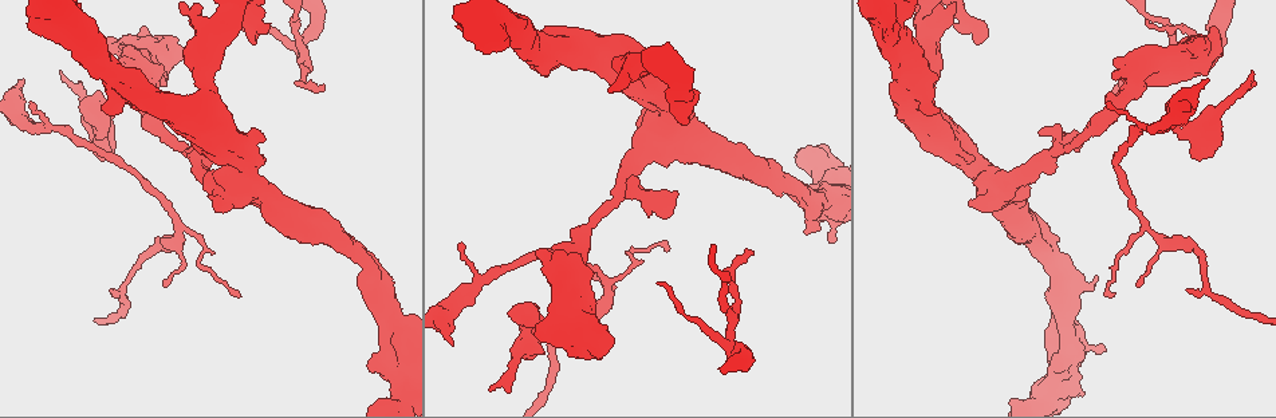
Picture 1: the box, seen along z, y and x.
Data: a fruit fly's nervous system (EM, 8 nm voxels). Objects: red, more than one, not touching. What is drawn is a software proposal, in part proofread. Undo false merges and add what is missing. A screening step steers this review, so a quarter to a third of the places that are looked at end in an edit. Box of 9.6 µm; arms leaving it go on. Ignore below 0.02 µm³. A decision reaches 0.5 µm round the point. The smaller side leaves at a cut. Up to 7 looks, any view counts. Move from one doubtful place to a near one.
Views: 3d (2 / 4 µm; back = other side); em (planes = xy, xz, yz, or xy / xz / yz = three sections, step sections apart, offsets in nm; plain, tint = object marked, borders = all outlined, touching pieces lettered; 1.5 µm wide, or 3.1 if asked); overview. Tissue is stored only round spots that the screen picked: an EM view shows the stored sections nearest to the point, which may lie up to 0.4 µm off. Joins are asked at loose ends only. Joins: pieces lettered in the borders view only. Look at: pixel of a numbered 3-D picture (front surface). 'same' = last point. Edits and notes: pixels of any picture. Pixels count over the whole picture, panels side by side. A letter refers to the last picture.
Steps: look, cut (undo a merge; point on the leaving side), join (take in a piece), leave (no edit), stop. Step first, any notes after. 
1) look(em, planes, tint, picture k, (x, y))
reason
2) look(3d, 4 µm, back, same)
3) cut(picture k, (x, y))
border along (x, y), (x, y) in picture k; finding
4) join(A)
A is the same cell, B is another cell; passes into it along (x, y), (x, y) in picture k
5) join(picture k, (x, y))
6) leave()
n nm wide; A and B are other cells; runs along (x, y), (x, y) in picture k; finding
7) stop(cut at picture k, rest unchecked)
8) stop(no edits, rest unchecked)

look(em, 3.1 µm, planes, plain, picture 1, (613, 345))
an open end

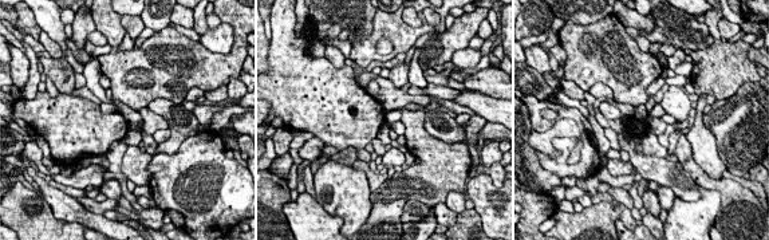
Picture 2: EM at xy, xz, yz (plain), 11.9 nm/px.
look(em, 3.1 µm, planes, borders, same)
what lies round it

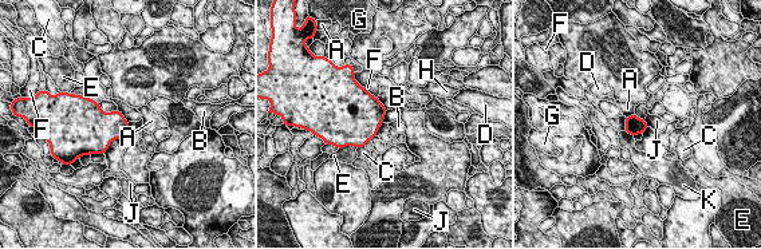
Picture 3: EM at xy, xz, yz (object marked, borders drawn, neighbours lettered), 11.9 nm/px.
leave()
F touches over 200 nm; A, B, C, D, E, F, G, H, J and K are other cells; border along (127, 122), (130, 127) in picture 3; no lettered piece goes on from it

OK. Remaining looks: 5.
look(em, xy, step 4, borders, picture 1, (59, 71))
an open end

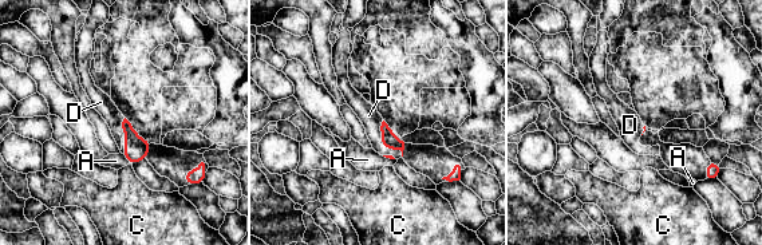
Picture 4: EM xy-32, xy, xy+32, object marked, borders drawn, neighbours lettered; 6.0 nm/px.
join(picture 4, (368, 115))
D touches over 150 nm; D is the same cell, A and C are other cells; passes into it along (389, 141), (393, 147), (368, 115) in picture 4; it goes on there

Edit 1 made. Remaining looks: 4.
look(3d, 4 µm, picture 1, (314, 29))
thick turns thin

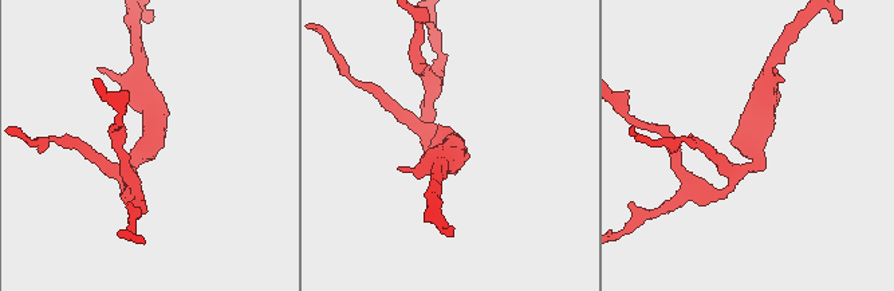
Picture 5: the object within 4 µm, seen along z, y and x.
look(em, planes, tint, picture 5, (751, 149))
3 arms; arms of 160, 200, 380 nm; shape alone is not enough

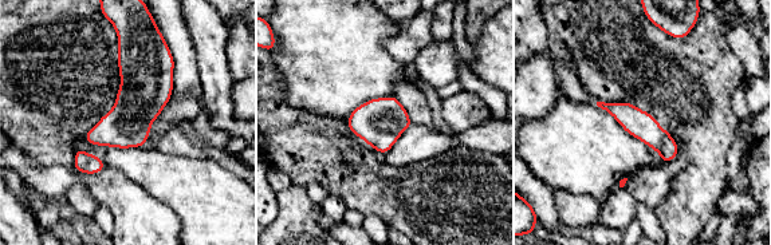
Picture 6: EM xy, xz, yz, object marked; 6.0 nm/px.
look(em, planes, borders, same)
see the neighbours

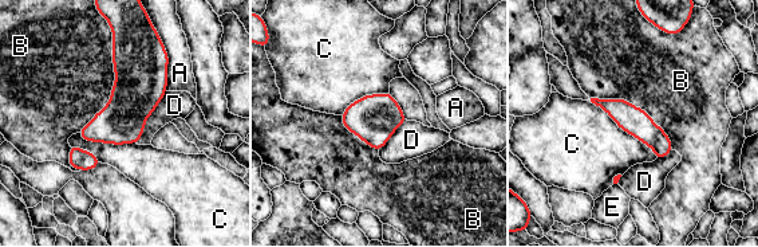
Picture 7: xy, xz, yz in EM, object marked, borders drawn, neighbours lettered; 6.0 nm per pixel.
leave()
A, B, C, D and E are other cells; border along (166, 91), (135, 142) in picture 7; all the same neuron

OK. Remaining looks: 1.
stop(join at picture 4, rest unchecked)

